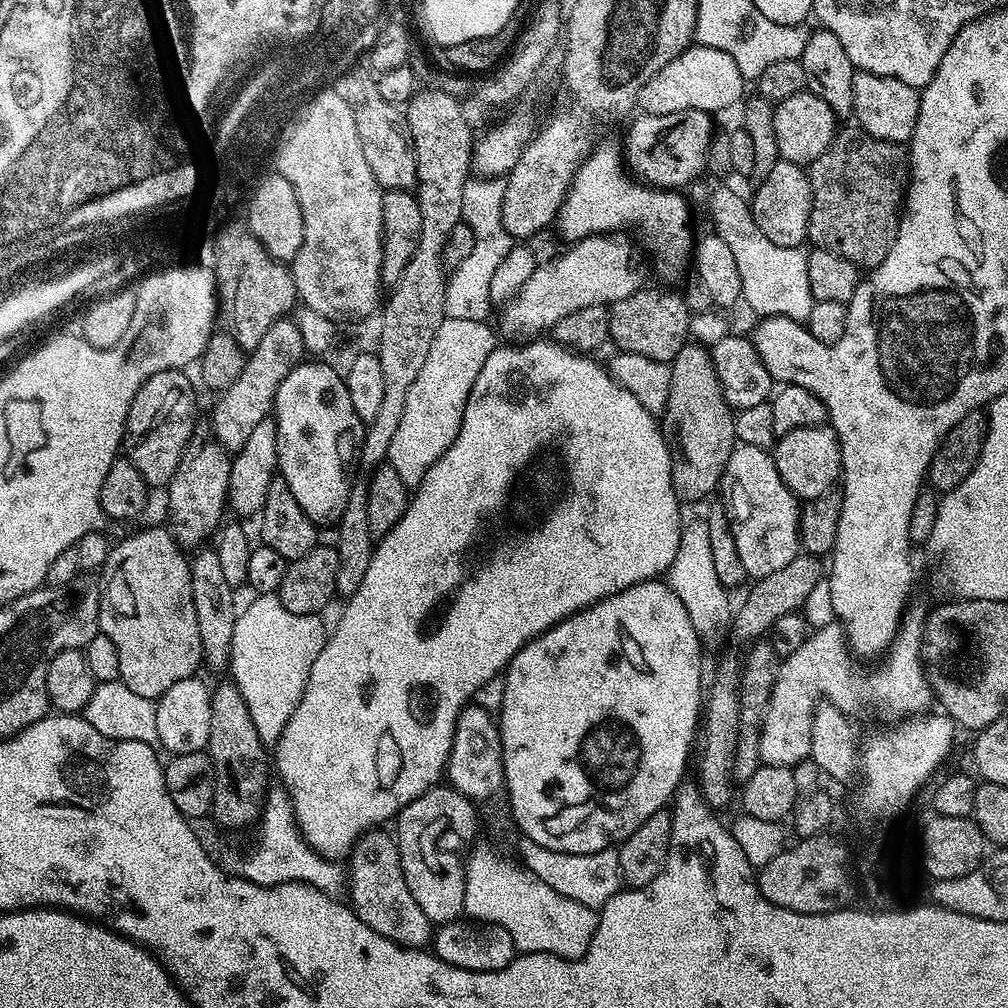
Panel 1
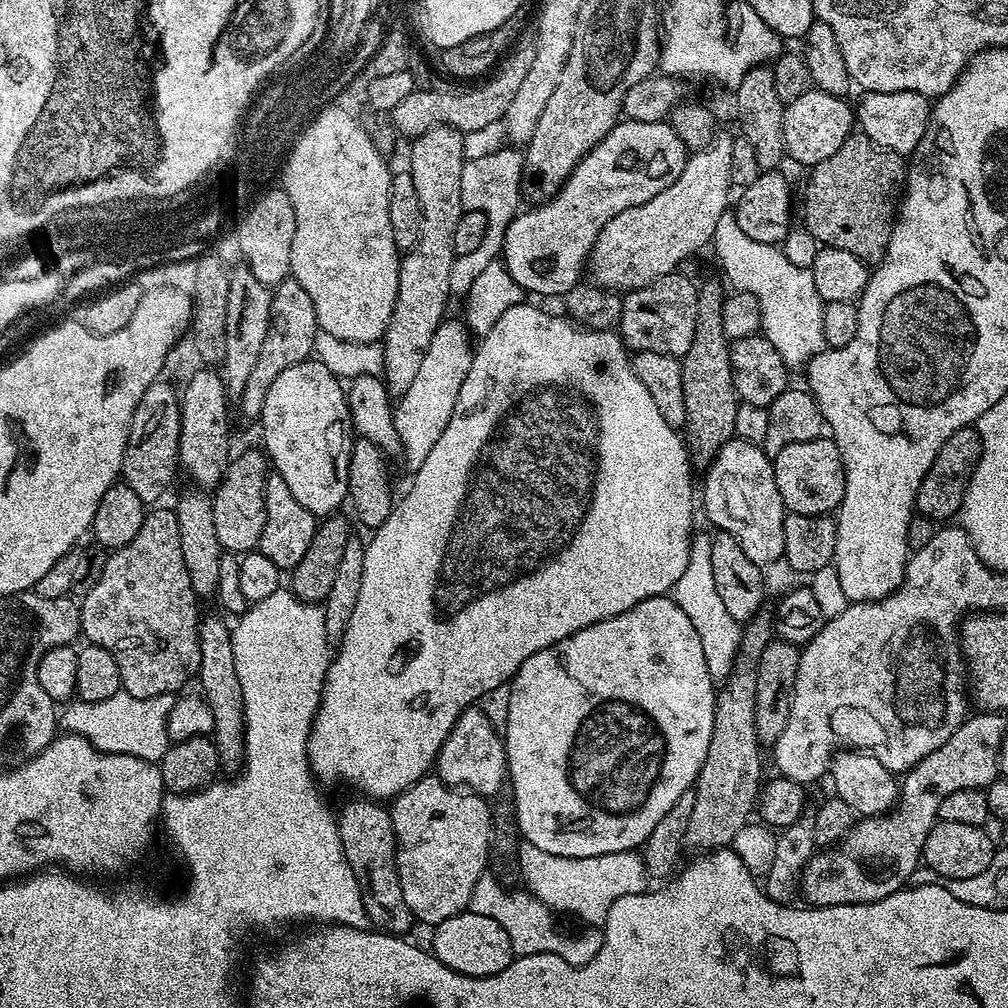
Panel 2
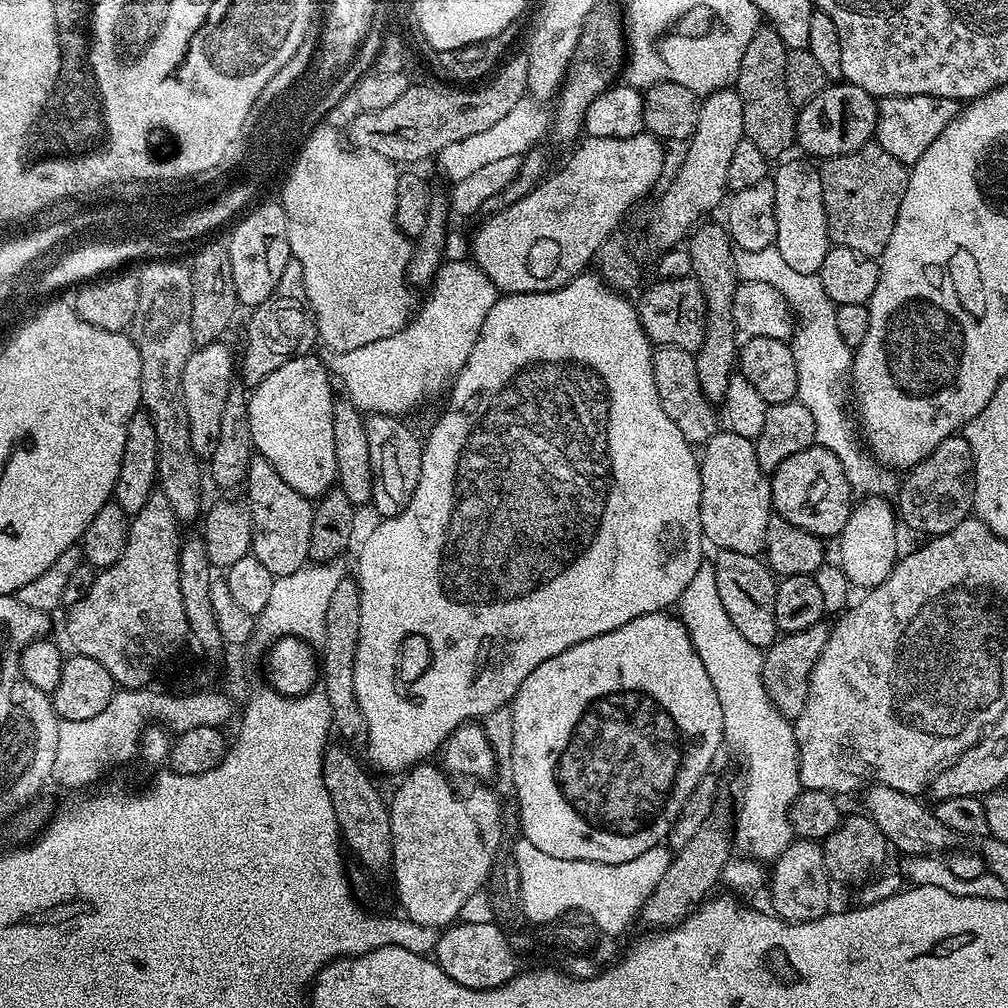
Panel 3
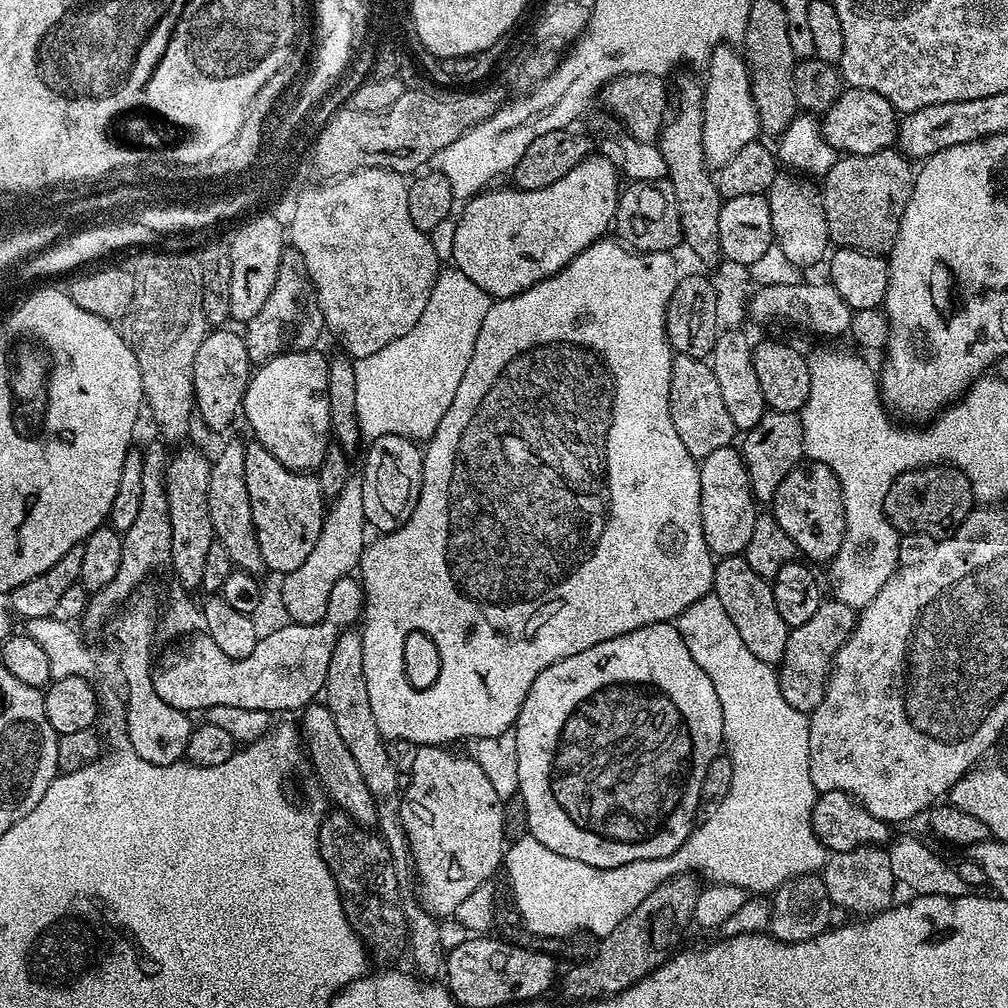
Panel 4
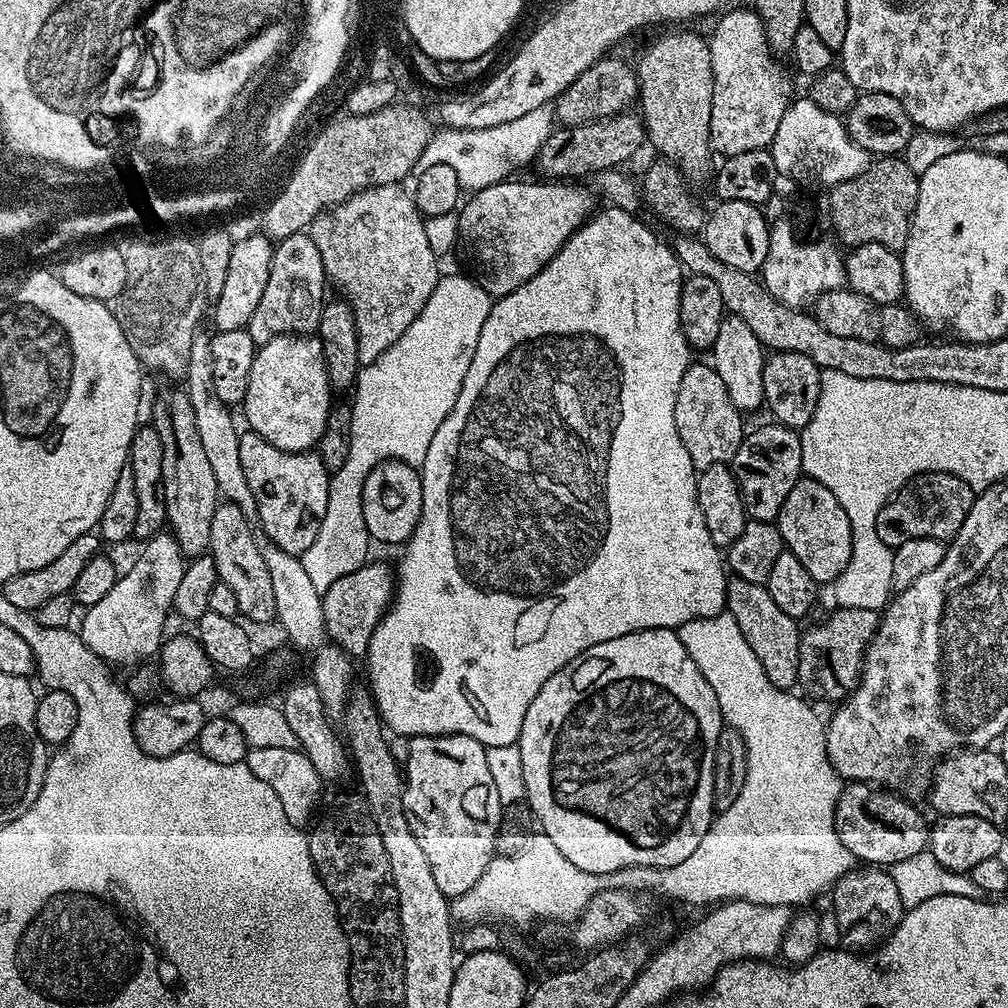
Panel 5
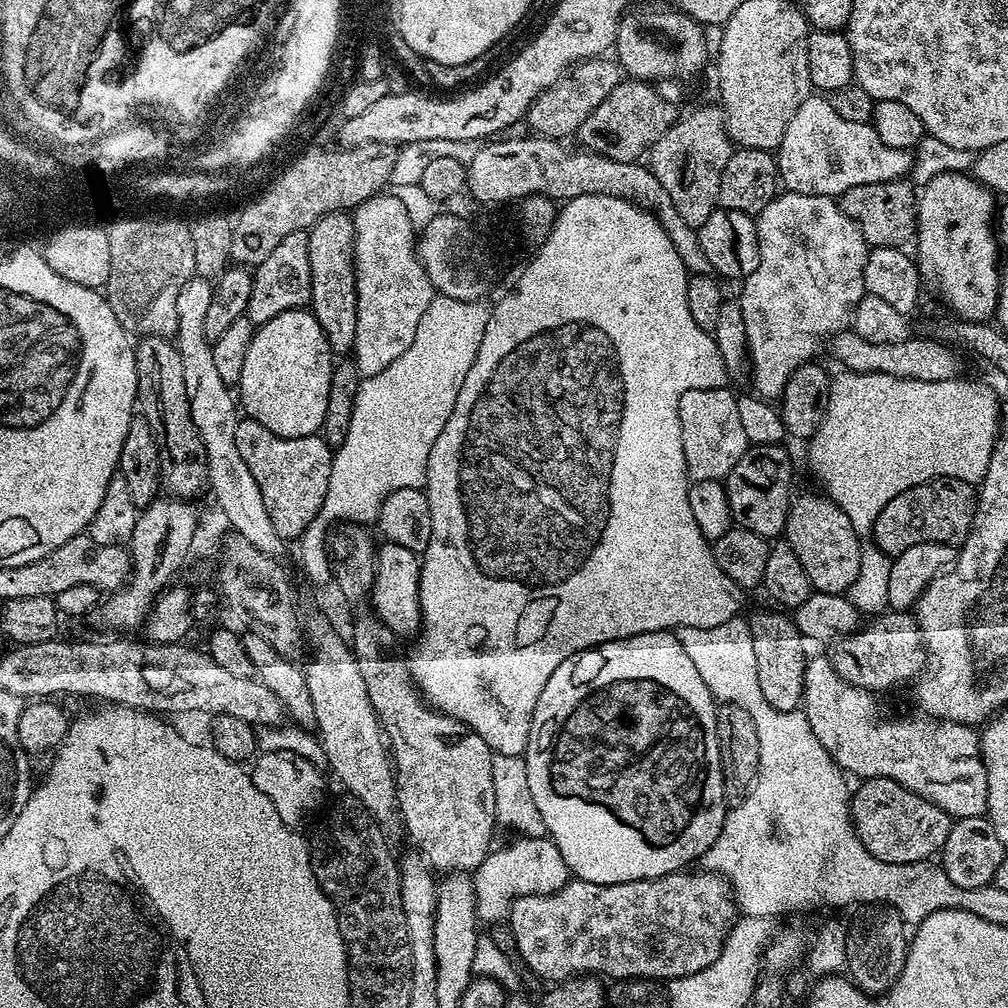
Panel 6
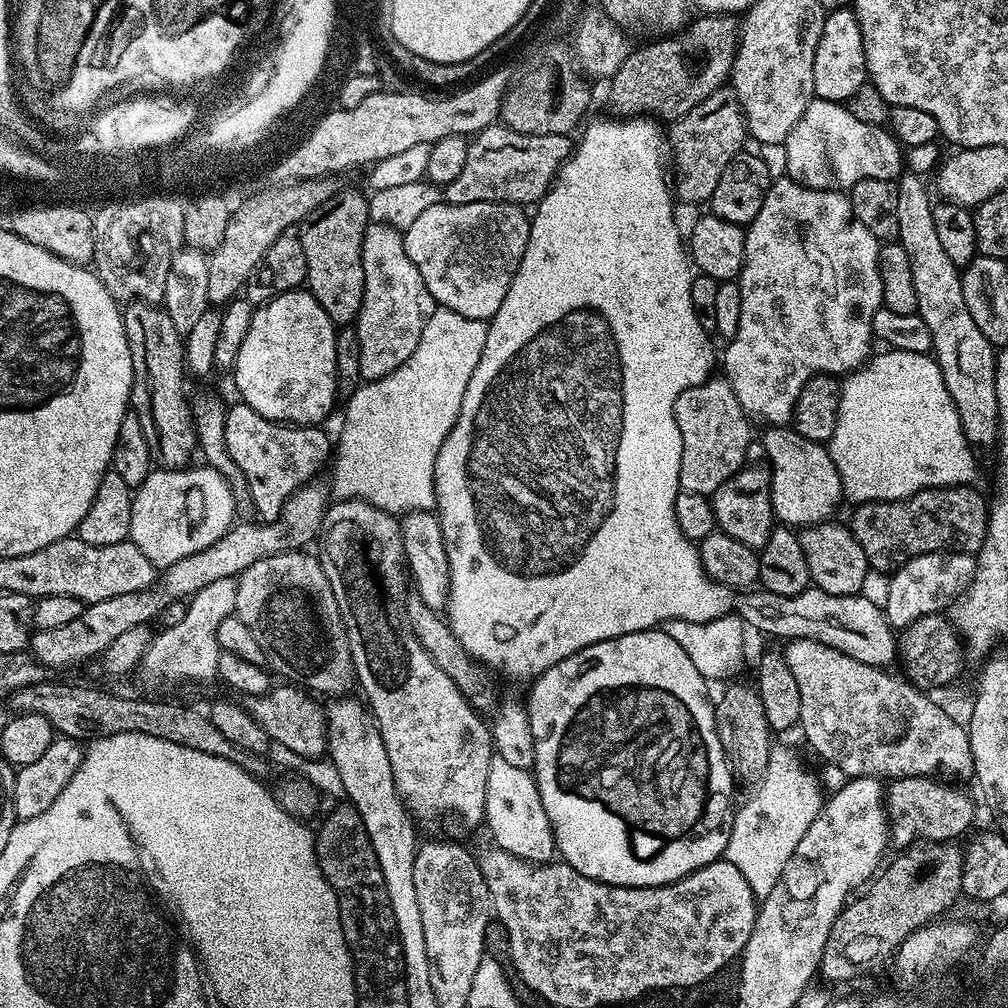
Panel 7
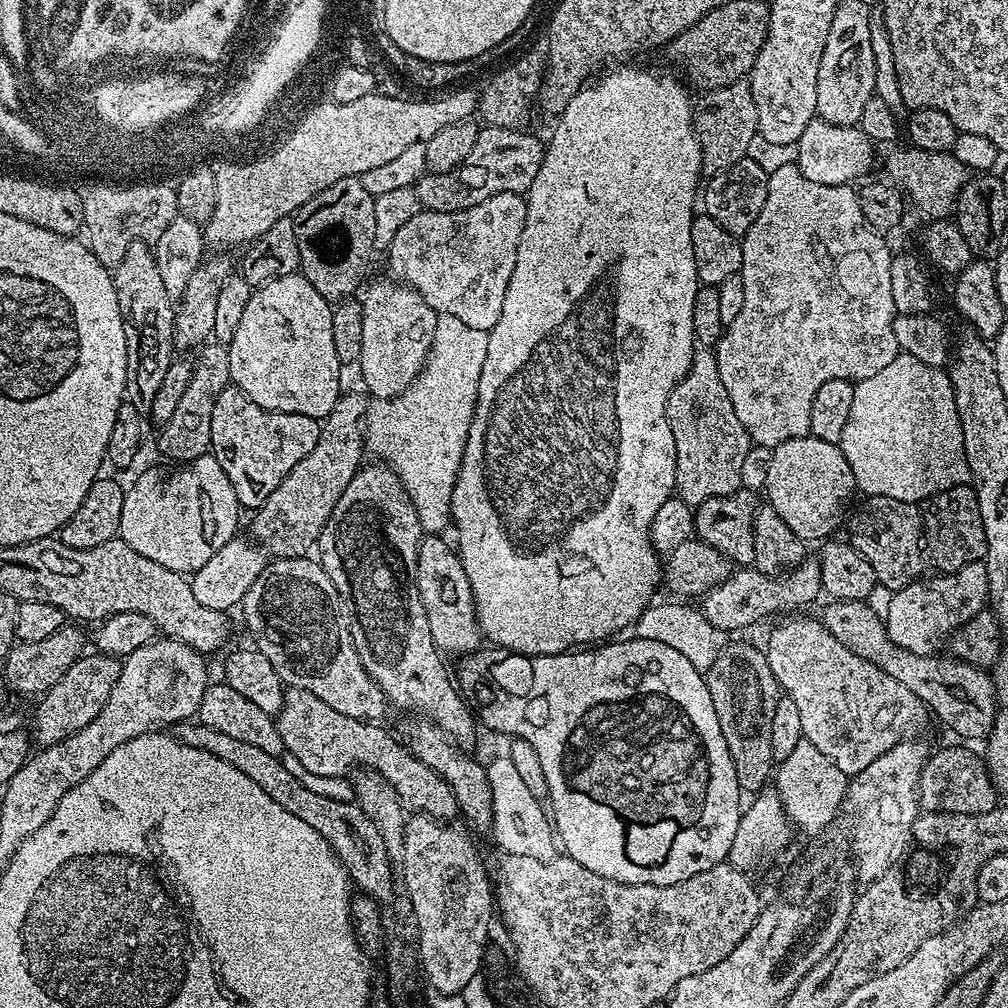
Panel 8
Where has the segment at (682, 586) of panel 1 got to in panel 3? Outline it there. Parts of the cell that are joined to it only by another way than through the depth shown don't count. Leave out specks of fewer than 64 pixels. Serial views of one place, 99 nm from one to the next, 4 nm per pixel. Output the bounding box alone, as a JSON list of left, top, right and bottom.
[678,562,802,862]

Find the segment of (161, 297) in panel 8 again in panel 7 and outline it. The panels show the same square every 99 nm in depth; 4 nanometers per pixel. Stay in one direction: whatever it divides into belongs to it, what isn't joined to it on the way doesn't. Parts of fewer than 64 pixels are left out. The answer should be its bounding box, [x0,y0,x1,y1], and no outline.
[123,302,198,468]

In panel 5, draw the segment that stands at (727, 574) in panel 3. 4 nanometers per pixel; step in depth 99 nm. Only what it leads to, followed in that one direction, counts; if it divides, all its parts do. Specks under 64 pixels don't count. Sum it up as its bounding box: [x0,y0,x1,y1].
[725,579,802,689]

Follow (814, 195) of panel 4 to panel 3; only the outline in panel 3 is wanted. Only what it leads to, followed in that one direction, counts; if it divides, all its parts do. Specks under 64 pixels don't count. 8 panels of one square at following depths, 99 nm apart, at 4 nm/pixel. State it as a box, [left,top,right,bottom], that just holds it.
[772,156,832,275]

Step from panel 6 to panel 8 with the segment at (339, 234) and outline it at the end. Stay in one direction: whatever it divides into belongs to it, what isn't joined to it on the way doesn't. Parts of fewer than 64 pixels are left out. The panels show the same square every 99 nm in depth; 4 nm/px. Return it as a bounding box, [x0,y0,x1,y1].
[294,176,376,302]

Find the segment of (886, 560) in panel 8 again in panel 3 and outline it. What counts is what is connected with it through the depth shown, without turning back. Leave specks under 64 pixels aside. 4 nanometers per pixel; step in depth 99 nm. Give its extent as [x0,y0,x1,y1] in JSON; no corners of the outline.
[894,435,976,538]

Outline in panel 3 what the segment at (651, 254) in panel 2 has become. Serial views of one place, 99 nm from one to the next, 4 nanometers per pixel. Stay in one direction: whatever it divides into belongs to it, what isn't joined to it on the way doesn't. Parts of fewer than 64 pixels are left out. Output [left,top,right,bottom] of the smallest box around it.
[648,88,745,250]

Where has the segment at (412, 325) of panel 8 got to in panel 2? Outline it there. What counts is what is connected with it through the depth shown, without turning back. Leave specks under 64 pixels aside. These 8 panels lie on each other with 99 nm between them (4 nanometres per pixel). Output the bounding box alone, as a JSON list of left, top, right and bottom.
[282,106,402,344]

